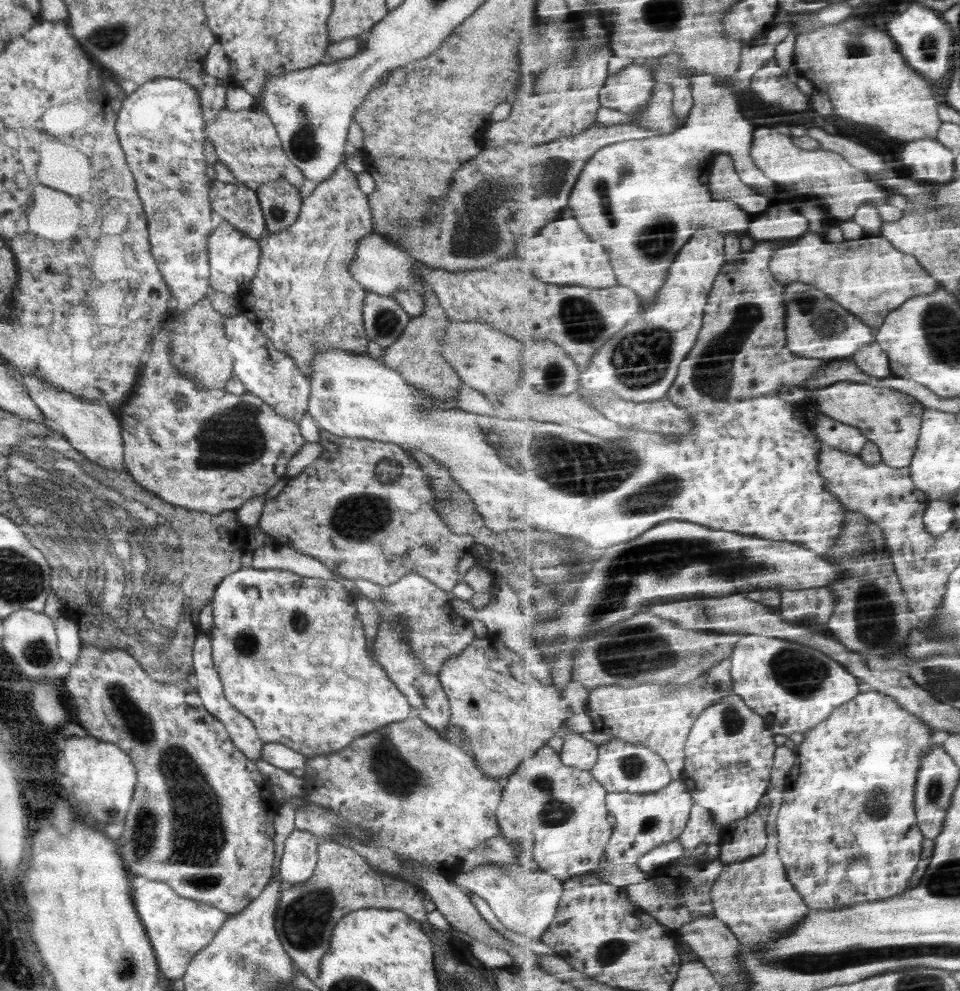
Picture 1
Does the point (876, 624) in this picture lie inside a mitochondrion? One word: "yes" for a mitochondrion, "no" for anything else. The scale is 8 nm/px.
yes

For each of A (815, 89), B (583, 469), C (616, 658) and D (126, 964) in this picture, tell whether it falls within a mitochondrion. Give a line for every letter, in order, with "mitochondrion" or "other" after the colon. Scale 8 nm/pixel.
A: other
B: mitochondrion
C: mitochondrion
D: mitochondrion

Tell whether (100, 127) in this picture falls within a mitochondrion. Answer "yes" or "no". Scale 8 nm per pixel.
no

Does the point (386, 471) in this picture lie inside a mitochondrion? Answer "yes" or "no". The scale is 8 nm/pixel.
yes

